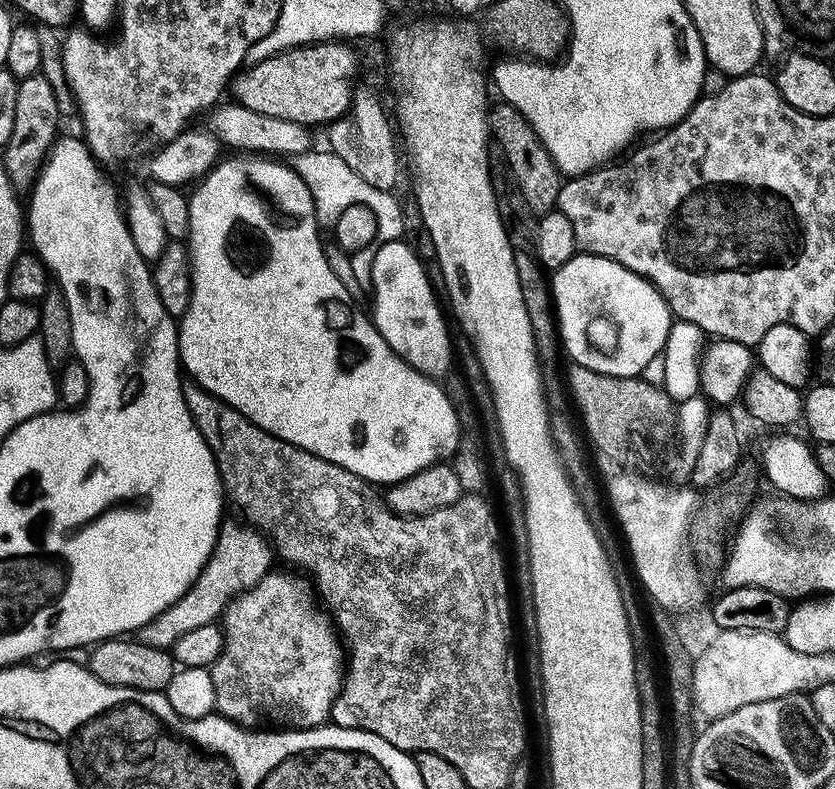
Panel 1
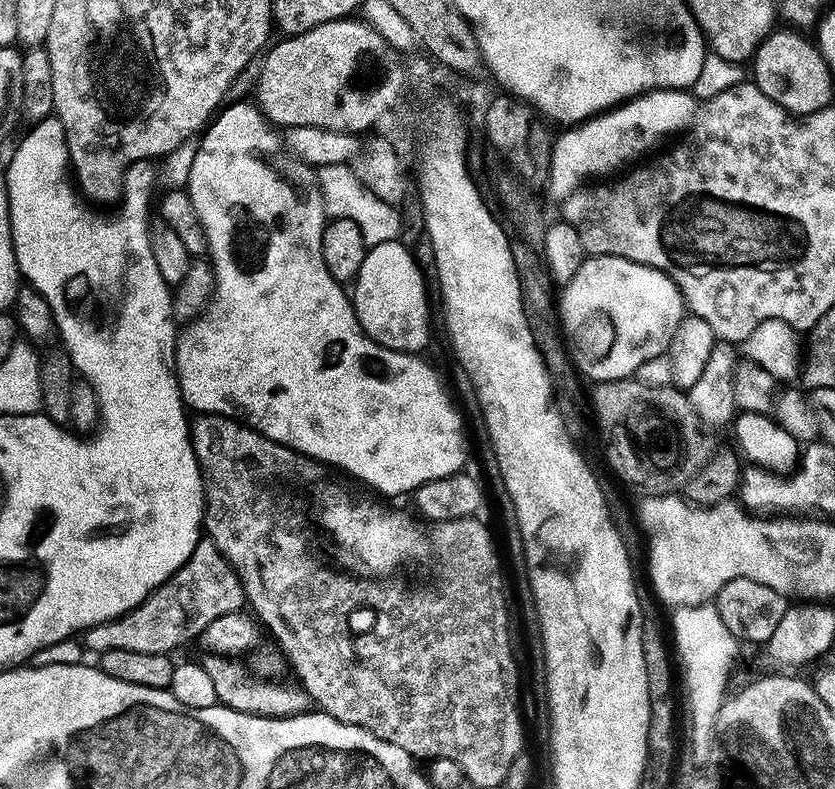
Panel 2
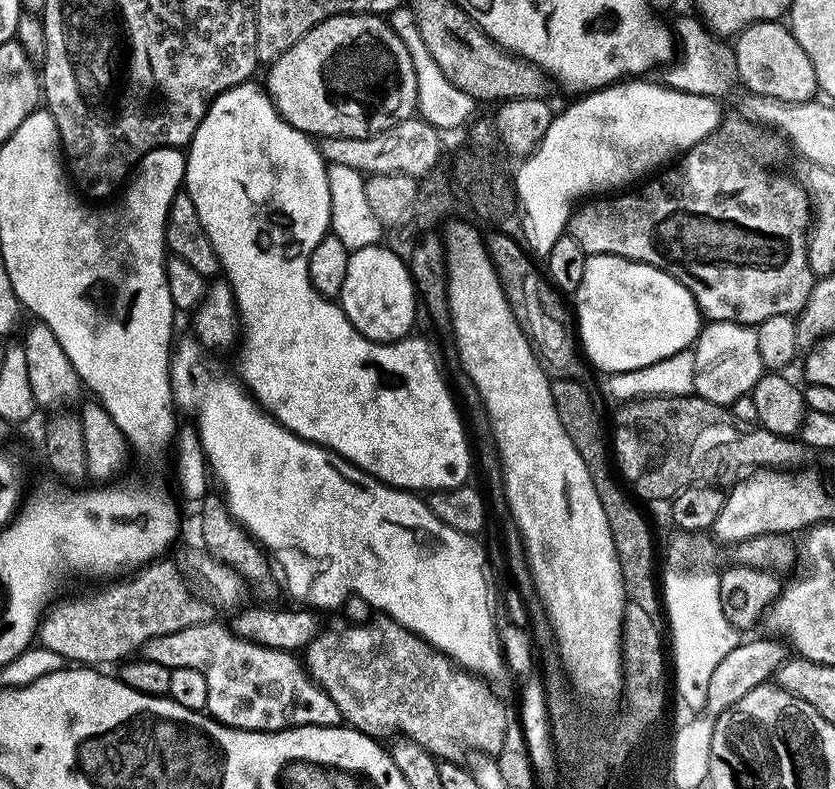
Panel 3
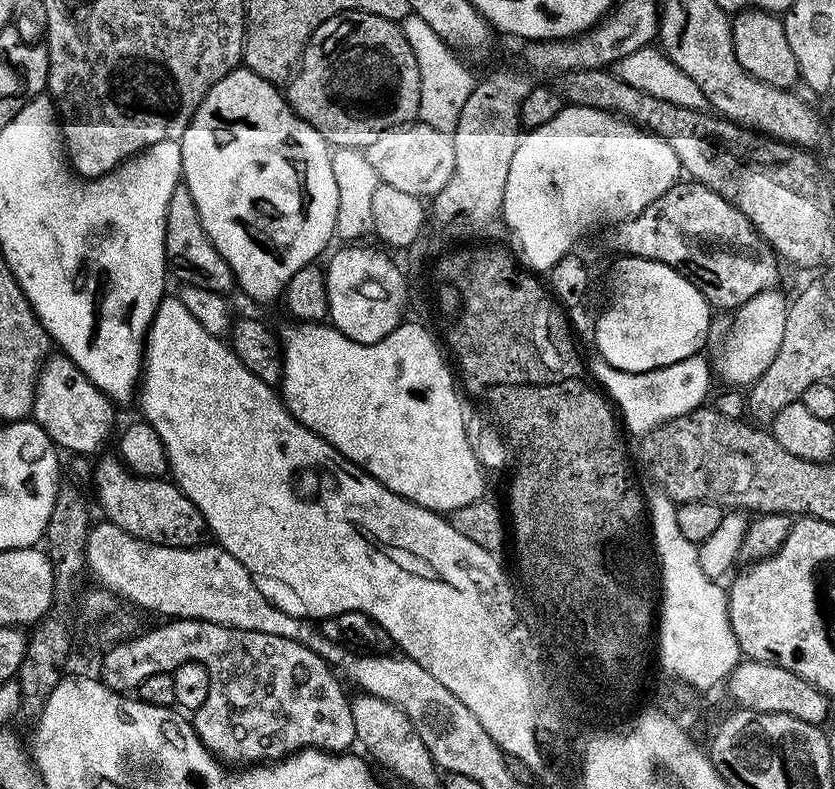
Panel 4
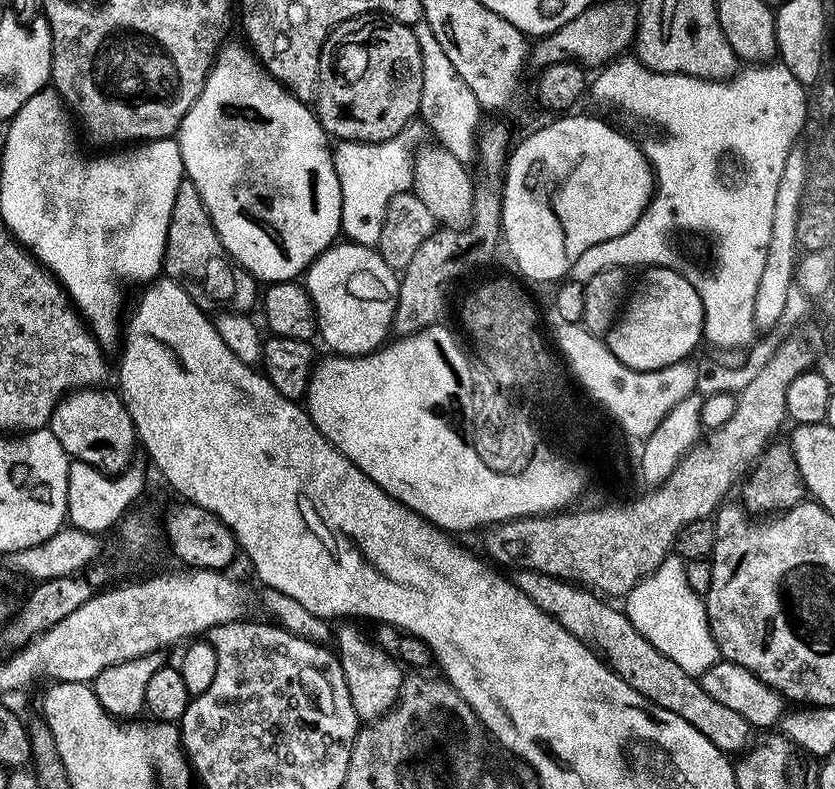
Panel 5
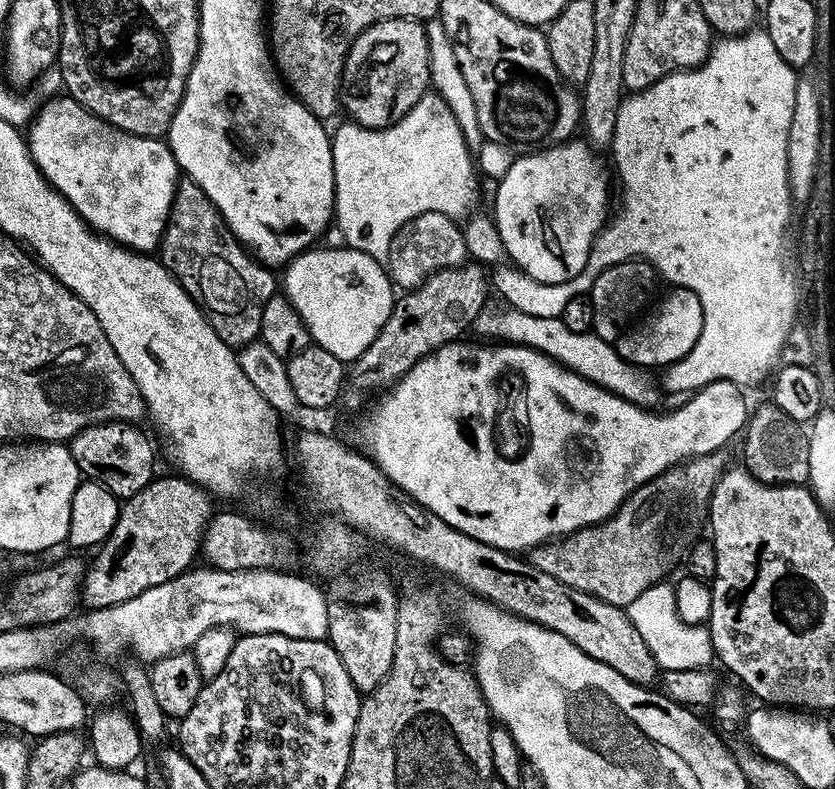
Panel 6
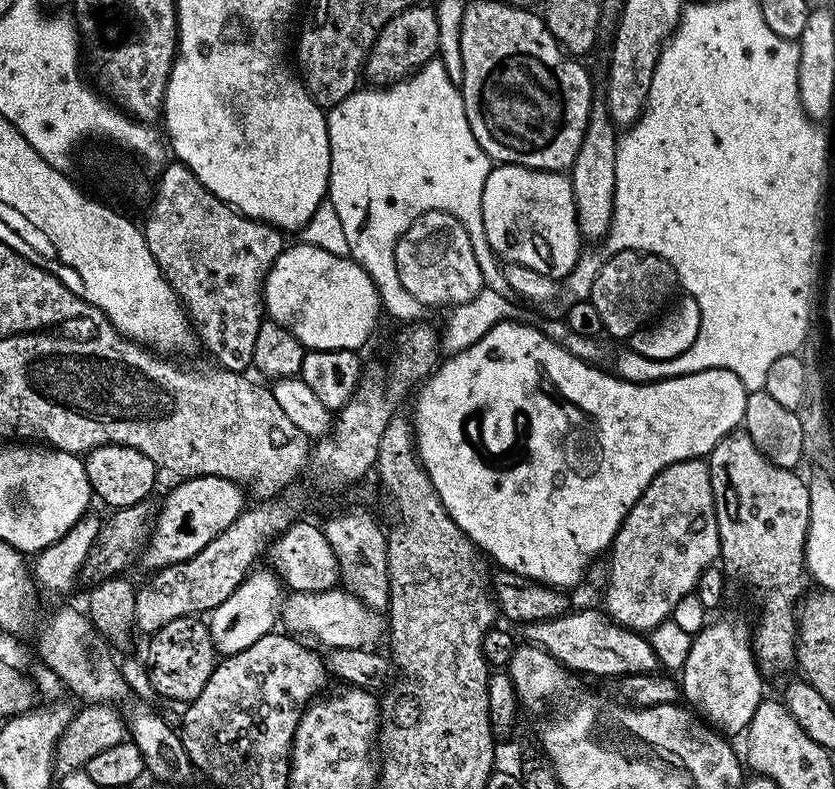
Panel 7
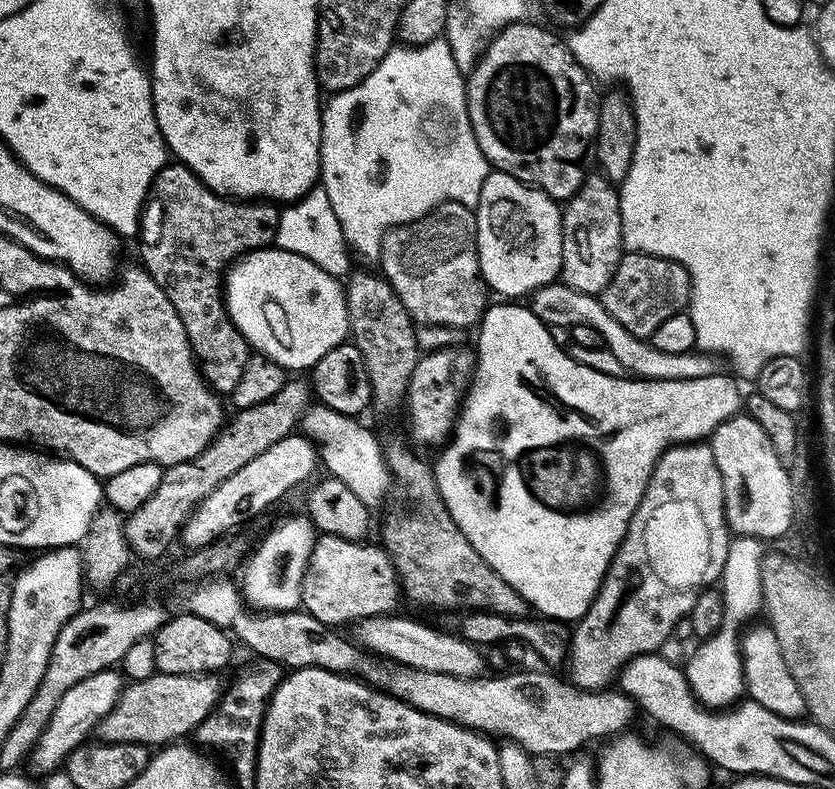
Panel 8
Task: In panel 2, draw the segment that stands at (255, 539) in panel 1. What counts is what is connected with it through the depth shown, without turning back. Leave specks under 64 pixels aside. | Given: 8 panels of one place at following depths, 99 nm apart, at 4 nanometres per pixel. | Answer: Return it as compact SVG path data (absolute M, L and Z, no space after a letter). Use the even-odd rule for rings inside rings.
M207 538L196 544L194 554L169 580L156 588L136 608L83 633L84 644L93 654L106 650L134 650L137 654L172 654L175 648L197 639L210 622L245 607L243 586L218 546Z

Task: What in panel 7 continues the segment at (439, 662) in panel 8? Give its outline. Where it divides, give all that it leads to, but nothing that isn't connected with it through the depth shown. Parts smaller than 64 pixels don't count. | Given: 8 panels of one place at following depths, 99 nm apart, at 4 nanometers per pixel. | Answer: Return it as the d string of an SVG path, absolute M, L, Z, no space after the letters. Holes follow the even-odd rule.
M342 588L320 592L291 591L281 603L279 619L289 633L314 636L328 650L371 647L386 628L383 617L375 609L366 607L357 596Z

